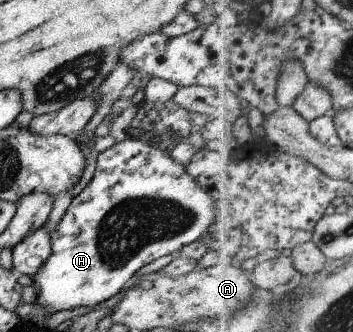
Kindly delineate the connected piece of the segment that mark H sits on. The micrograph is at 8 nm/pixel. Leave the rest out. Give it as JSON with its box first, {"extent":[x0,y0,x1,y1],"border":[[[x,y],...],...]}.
{"extent":[32,138,215,312],"border":[[[126,138],[123,142],[113,144],[110,148],[97,154],[93,178],[89,180],[85,188],[75,198],[72,198],[67,210],[65,210],[65,214],[61,216],[61,220],[53,228],[53,233],[48,234],[51,241],[52,254],[47,258],[47,262],[43,262],[43,266],[37,270],[37,276],[32,278],[32,288],[35,290],[36,295],[34,304],[45,308],[45,310],[51,310],[51,312],[71,310],[73,308],[81,308],[81,306],[95,306],[99,302],[105,302],[114,294],[119,293],[125,287],[125,282],[141,267],[157,260],[159,257],[173,254],[173,252],[181,251],[185,247],[197,243],[203,232],[207,230],[207,226],[213,224],[215,218],[213,210],[215,210],[215,206],[213,206],[211,194],[205,188],[201,188],[195,180],[192,180],[191,176],[185,172],[184,166],[175,163],[170,158],[169,153],[167,150],[156,150],[139,139]]]}

